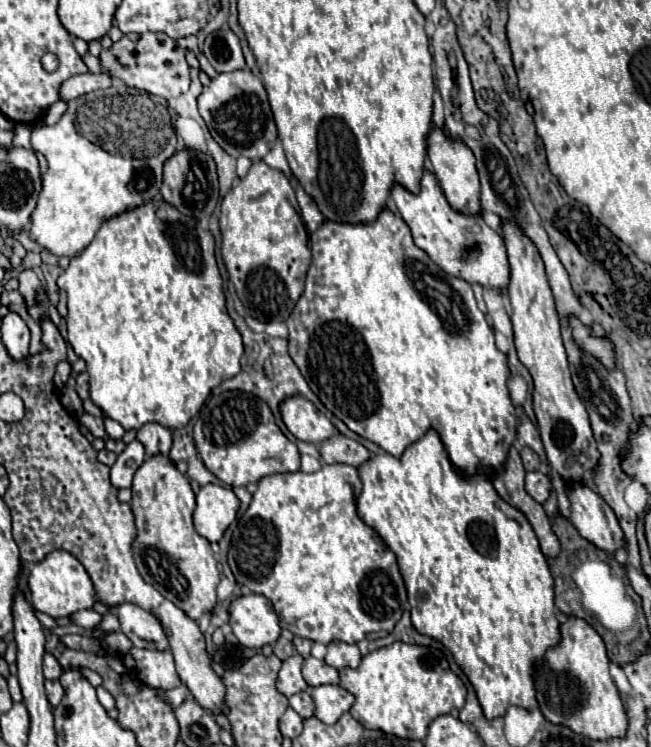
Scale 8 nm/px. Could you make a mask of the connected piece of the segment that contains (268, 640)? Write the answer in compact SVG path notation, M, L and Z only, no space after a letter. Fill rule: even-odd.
M243 594L229 604L229 626L235 638L247 648L275 644L281 626L269 598L261 594Z

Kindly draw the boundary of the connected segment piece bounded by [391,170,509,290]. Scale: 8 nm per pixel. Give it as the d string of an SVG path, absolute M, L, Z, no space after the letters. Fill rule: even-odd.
M425 170L421 178L421 192L411 194L401 184L393 184L391 198L397 204L401 218L411 228L415 244L427 252L427 256L447 274L467 280L469 284L481 284L491 288L505 288L509 284L509 262L505 254L503 236L489 228L481 214L463 214L447 202L437 176Z

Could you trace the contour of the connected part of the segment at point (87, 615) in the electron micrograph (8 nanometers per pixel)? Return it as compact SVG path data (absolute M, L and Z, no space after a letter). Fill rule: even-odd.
M85 610L85 612L75 612L73 616L69 616L69 620L81 628L93 628L97 622L101 622L101 614L93 610Z

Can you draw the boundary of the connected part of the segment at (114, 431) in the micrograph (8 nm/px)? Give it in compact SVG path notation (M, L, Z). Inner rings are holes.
M108 417L104 419L104 427L107 435L113 439L122 439L125 433L124 428L117 421Z

